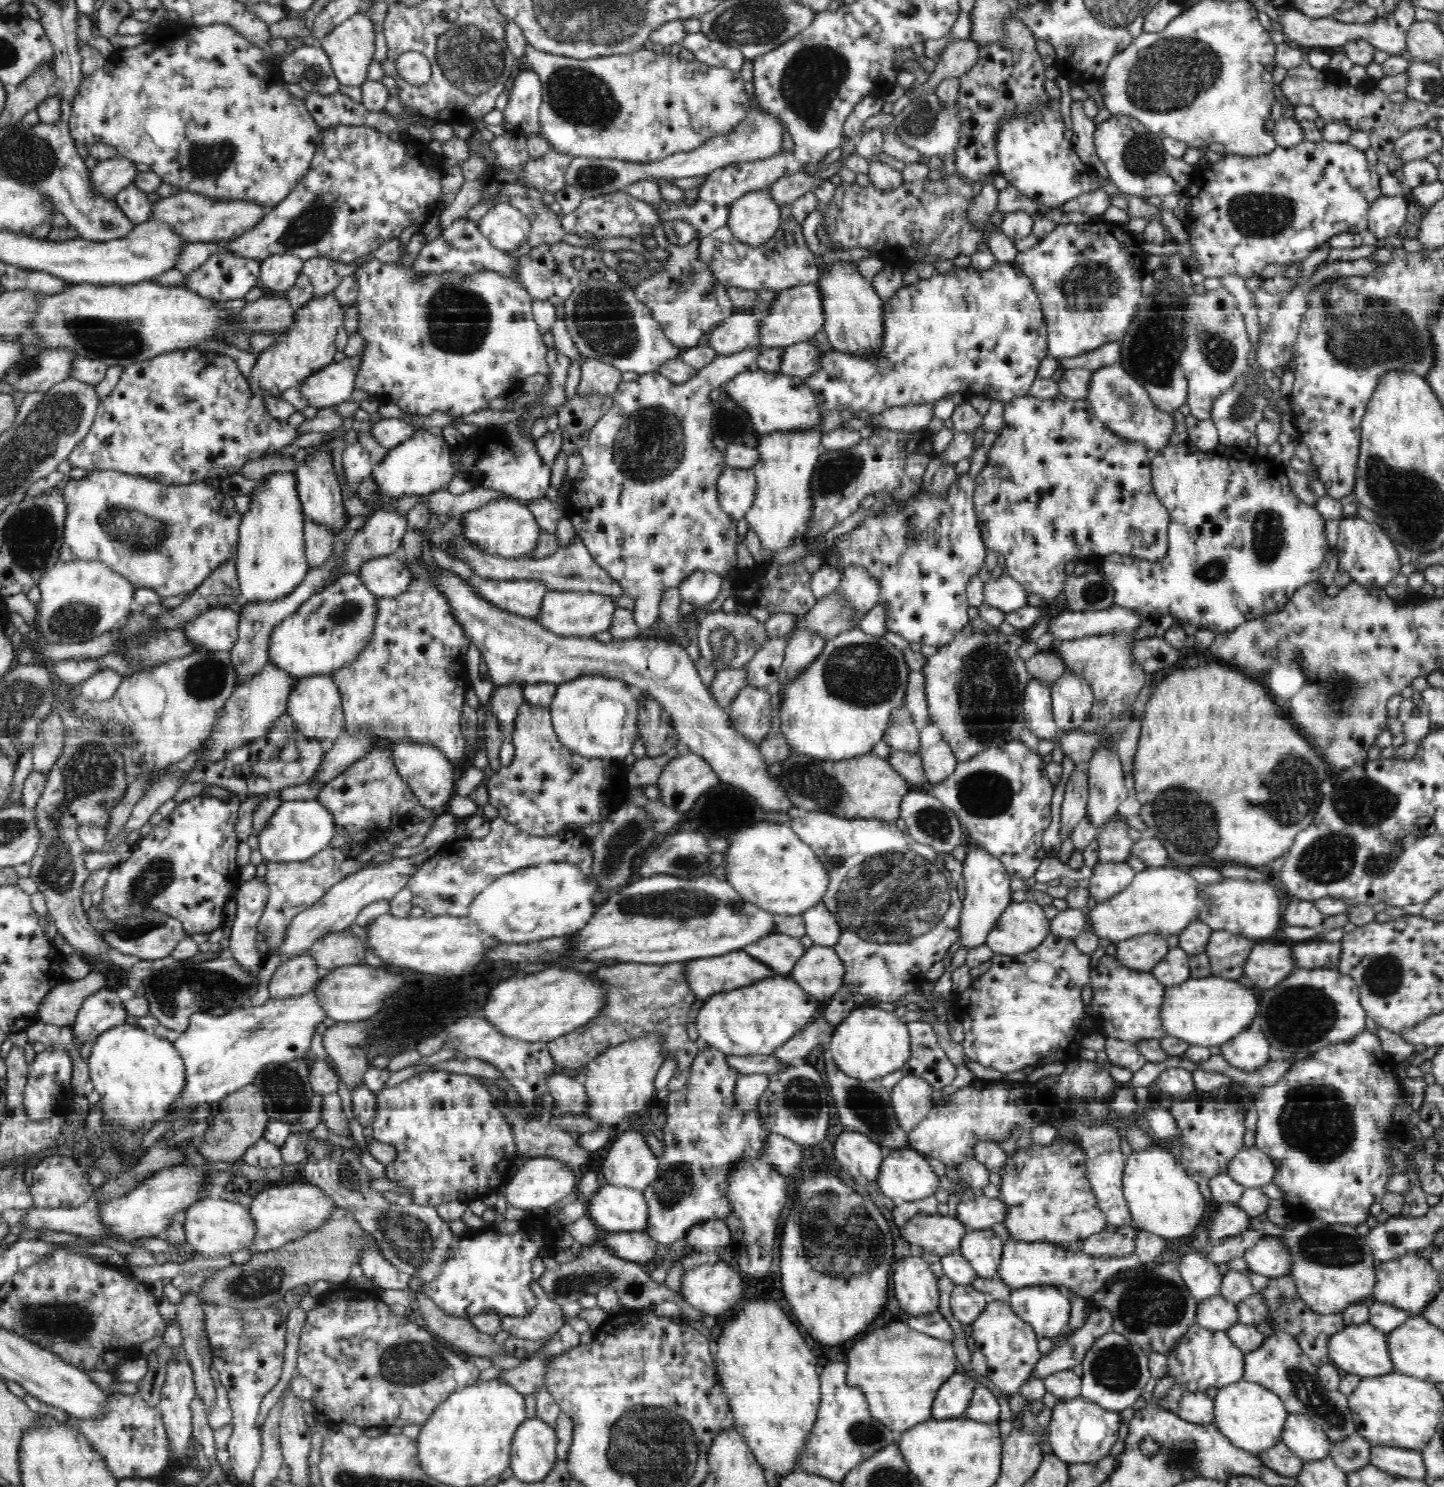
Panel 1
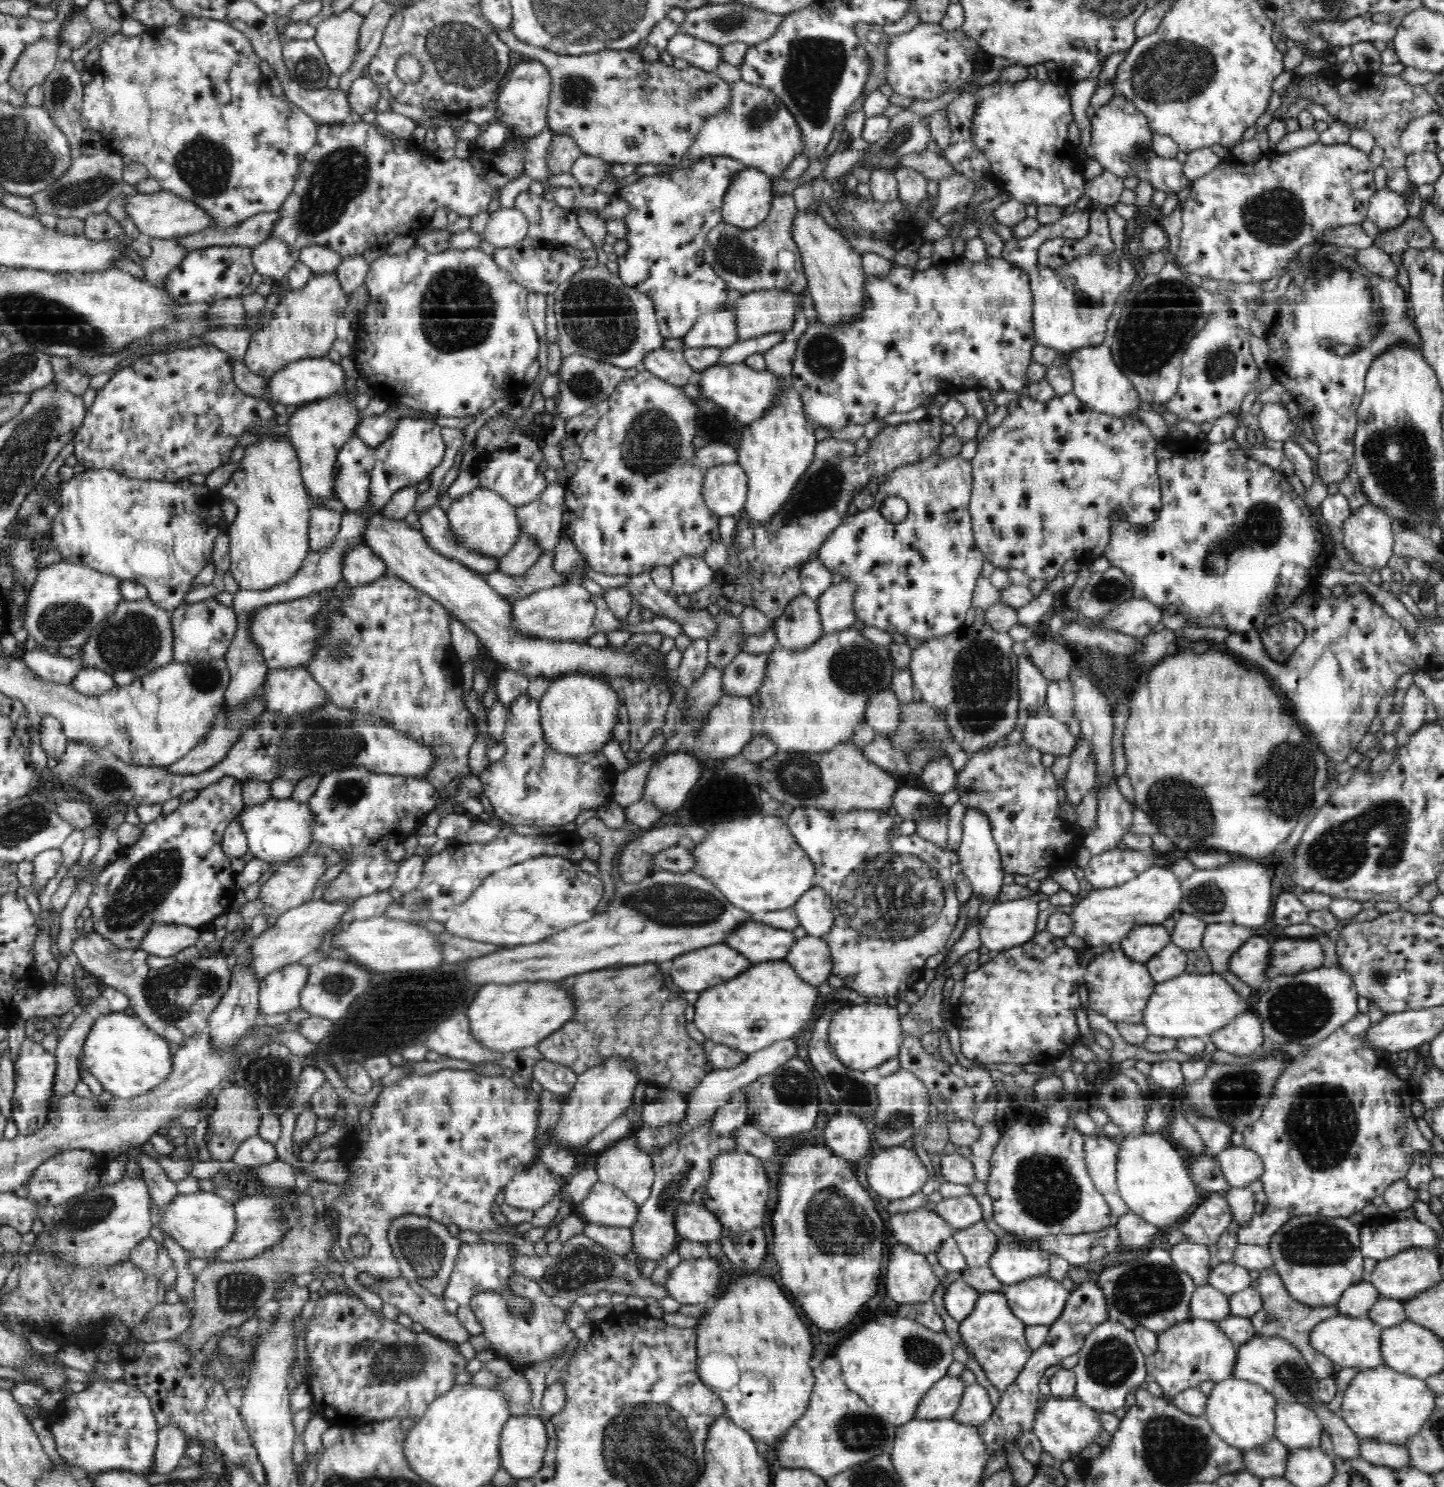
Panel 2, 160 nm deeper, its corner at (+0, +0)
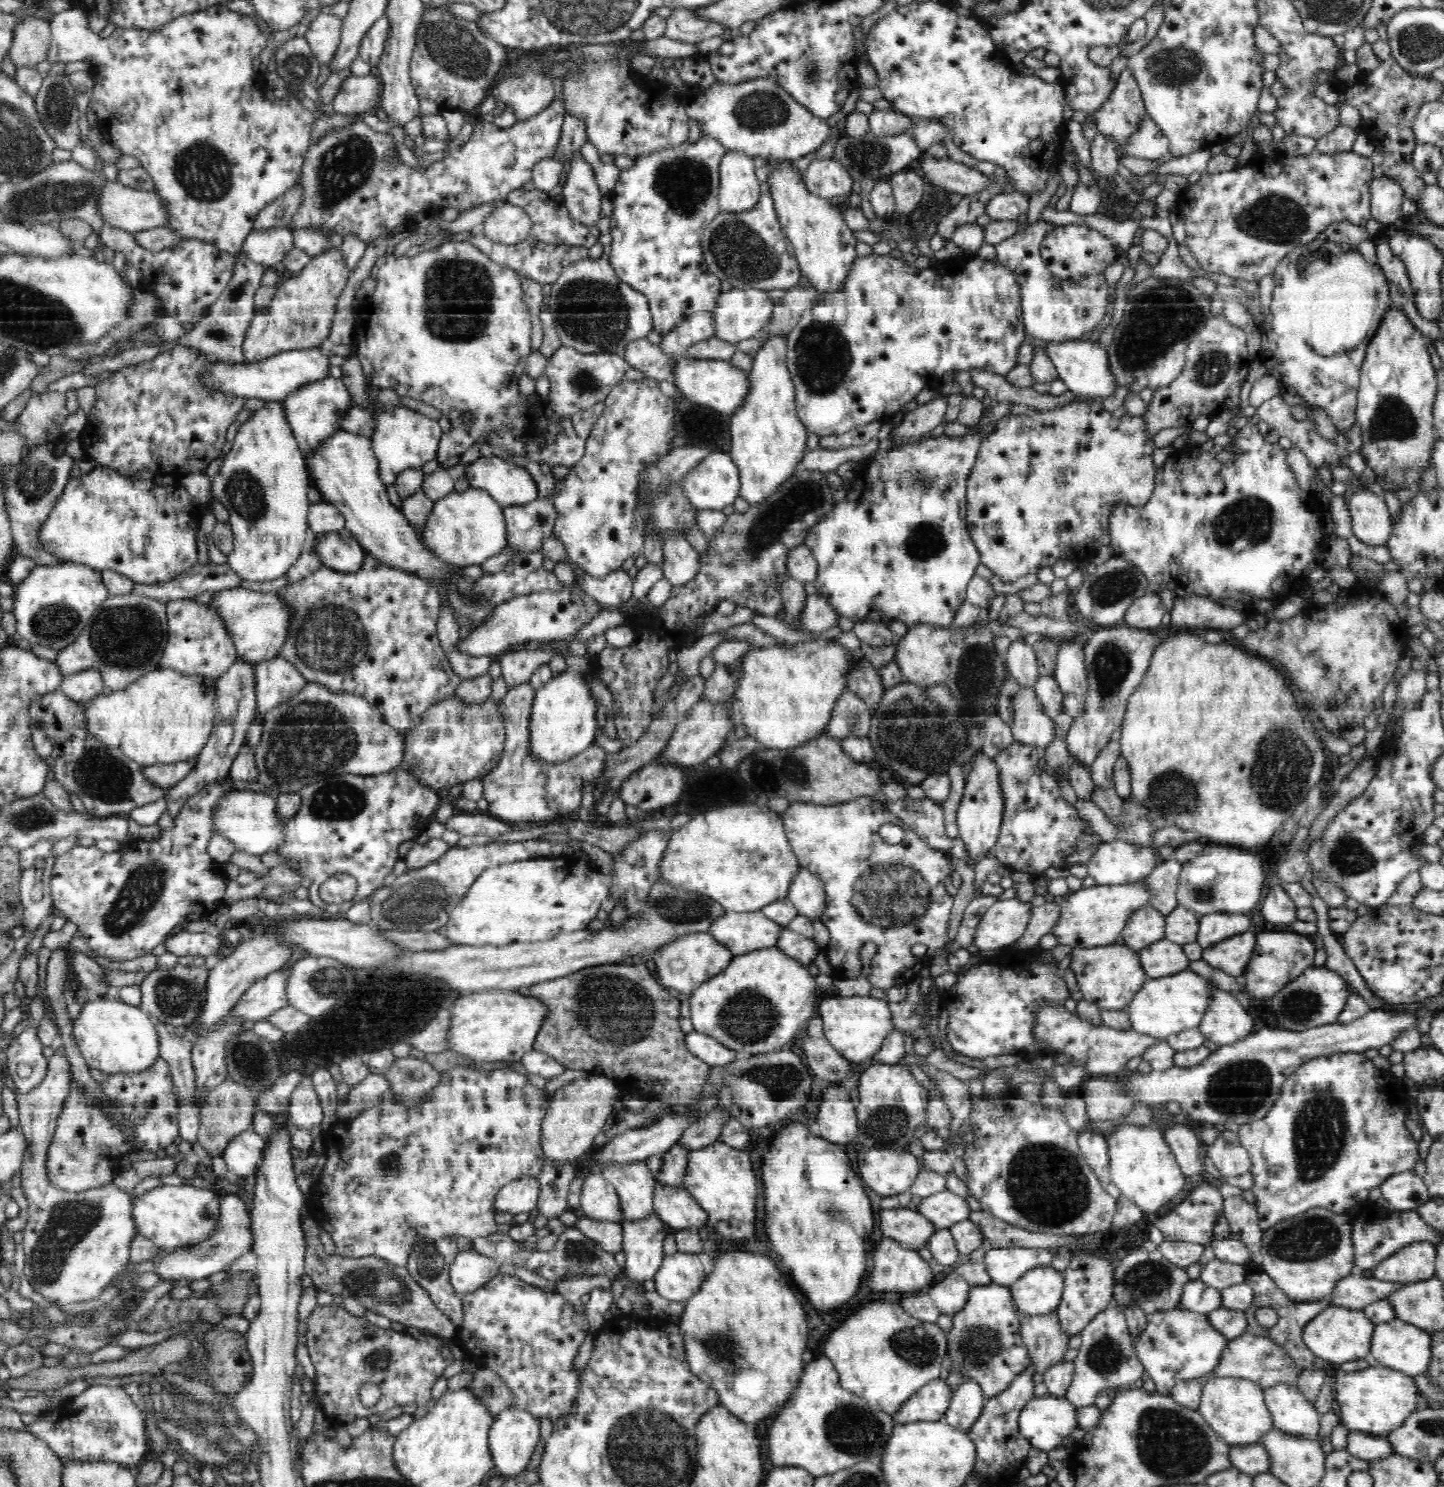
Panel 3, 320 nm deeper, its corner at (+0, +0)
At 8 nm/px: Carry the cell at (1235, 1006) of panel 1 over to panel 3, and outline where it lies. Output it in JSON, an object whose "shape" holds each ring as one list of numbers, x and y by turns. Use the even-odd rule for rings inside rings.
{"shape":[[1188,968,1174,975,1164,975,1162,979,1148,978,1147,983,1126,1008,1126,1014,1131,1028,1136,1032,1165,1039,1167,1036,1198,1027,1212,1004,1214,993,1215,986,1210,980]]}

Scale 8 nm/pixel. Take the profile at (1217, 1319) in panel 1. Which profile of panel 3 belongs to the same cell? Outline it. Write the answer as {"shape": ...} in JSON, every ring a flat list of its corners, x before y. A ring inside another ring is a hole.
{"shape":[[1200,1279,1189,1280,1183,1288,1178,1307,1202,1314,1210,1314,1216,1308,1222,1307,1221,1291]]}

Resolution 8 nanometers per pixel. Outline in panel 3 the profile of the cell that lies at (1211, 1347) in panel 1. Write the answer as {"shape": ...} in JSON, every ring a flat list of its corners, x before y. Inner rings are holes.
{"shape":[[1182,1307,1153,1313,1147,1316,1148,1326,1144,1328,1144,1332,1141,1335,1138,1333,1133,1338,1132,1346,1135,1355,1143,1364,1146,1374,1148,1374,1150,1380,1153,1380,1155,1390,1160,1394,1168,1395,1169,1390,1181,1380,1198,1379,1208,1372,1212,1375,1212,1372,1218,1368,1222,1360,1229,1338,1226,1338,1226,1336,1211,1326,1211,1322,1208,1321,1206,1314,1190,1312,1190,1310,1184,1310]]}

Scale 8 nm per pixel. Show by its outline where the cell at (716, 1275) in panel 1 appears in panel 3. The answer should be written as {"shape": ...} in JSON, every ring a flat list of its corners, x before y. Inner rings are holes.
{"shape":[[678,1251,665,1256,653,1277,655,1291,668,1300,683,1304,698,1293,700,1280,706,1279,706,1270,698,1255]]}

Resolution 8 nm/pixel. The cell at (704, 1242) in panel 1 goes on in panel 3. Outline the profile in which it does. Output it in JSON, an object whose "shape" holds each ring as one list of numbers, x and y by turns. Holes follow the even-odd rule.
{"shape":[[656,1181,653,1212,670,1231,684,1228,698,1230,708,1224,708,1214,682,1188,673,1188]]}

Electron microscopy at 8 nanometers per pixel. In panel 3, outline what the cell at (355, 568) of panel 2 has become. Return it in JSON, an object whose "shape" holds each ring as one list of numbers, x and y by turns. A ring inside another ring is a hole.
{"shape":[[346,527,341,531,312,536,309,544,326,568,346,573,362,568,365,549]]}

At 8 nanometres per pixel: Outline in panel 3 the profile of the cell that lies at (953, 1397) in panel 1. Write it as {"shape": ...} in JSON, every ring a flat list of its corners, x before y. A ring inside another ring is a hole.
{"shape":[[944,1379,933,1380,919,1388,892,1418,896,1425,940,1420,950,1406,953,1394,954,1389,948,1387]]}

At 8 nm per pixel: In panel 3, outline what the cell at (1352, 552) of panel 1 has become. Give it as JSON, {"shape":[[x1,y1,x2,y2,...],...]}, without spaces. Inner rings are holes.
{"shape":[[1357,489,1349,502,1353,535,1364,544,1384,546,1393,531,1393,518,1384,498,1368,489]]}

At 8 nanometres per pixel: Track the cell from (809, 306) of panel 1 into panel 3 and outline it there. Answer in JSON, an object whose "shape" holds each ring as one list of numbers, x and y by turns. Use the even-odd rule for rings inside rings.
{"shape":[[733,288,724,292,711,313,716,324,715,336,729,343,752,338,773,314,766,291,756,288]]}

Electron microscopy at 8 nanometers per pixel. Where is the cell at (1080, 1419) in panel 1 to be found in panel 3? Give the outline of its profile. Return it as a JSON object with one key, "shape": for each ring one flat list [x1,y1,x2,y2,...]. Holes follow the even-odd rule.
{"shape":[[1050,1394,1034,1397,1020,1413,1019,1431,1026,1440,1031,1441,1032,1446,1045,1451,1060,1446,1062,1438,1076,1428,1076,1418,1074,1418,1076,1407,1065,1397,1060,1398]]}

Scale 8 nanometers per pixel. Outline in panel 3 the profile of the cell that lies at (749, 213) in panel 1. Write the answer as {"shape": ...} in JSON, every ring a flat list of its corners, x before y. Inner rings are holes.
{"shape":[[725,151,719,164,718,200,722,212,742,214,758,206,762,194,754,174,756,162,741,152]]}

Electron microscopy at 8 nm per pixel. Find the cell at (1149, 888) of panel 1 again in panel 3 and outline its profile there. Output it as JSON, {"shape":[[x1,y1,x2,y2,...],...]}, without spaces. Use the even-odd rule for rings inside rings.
{"shape":[[1135,881,1134,883,1124,883,1116,885,1095,885,1089,888,1071,892,1059,904,1060,912,1058,922,1052,927,1051,933,1056,936,1058,944,1068,944,1075,948,1092,948,1115,943,1120,938,1127,920,1138,910,1151,905,1151,887,1148,883]]}

